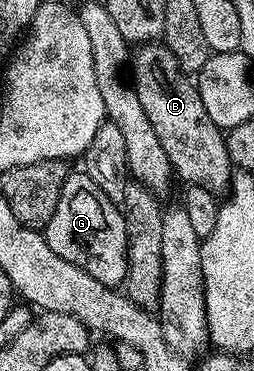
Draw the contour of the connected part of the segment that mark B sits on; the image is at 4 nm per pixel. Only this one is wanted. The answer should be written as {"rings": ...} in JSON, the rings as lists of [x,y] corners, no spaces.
{"rings":[[[145,43],[138,49],[141,50],[139,50],[138,53],[136,50],[131,57],[131,80],[135,87],[135,91],[139,95],[139,103],[143,103],[143,111],[147,115],[147,119],[151,119],[151,127],[155,127],[155,135],[159,138],[159,144],[163,146],[163,151],[167,151],[167,159],[171,163],[174,174],[176,174],[178,178],[181,176],[183,180],[189,181],[185,183],[188,183],[190,186],[198,189],[205,189],[208,193],[212,193],[214,195],[228,194],[231,188],[235,166],[233,164],[233,160],[229,158],[229,152],[225,146],[226,134],[218,125],[211,123],[211,115],[207,115],[207,109],[203,107],[203,103],[199,99],[199,91],[197,90],[194,78],[190,76],[190,74],[184,73],[184,71],[179,67],[179,63],[175,59],[175,55],[171,55],[171,51],[166,45],[164,45],[164,43]]]}

